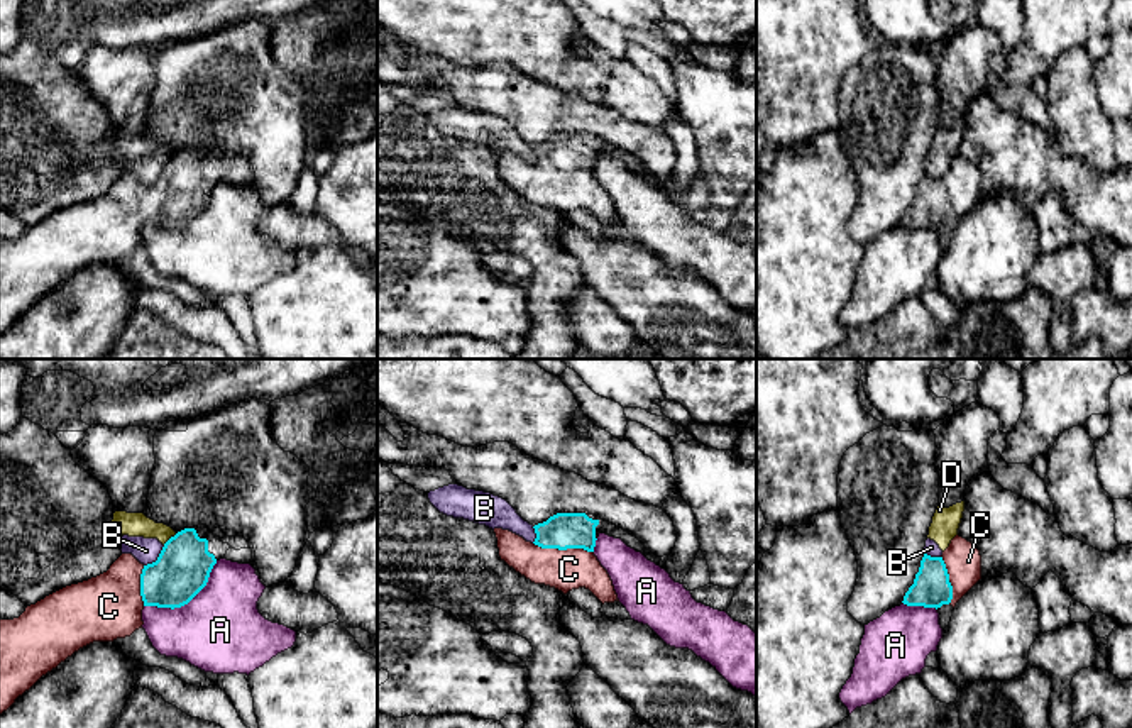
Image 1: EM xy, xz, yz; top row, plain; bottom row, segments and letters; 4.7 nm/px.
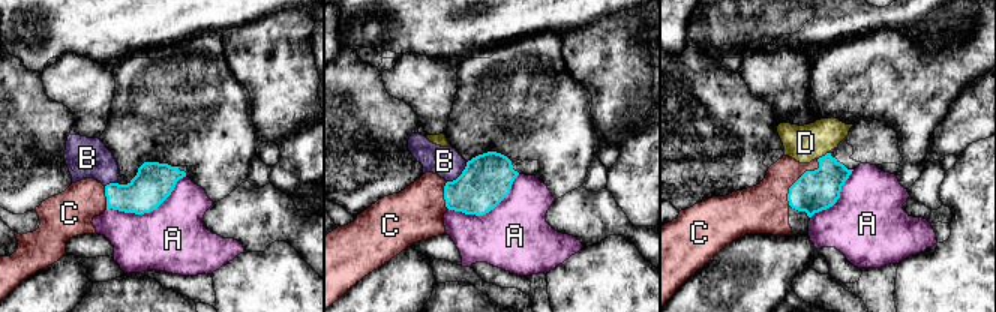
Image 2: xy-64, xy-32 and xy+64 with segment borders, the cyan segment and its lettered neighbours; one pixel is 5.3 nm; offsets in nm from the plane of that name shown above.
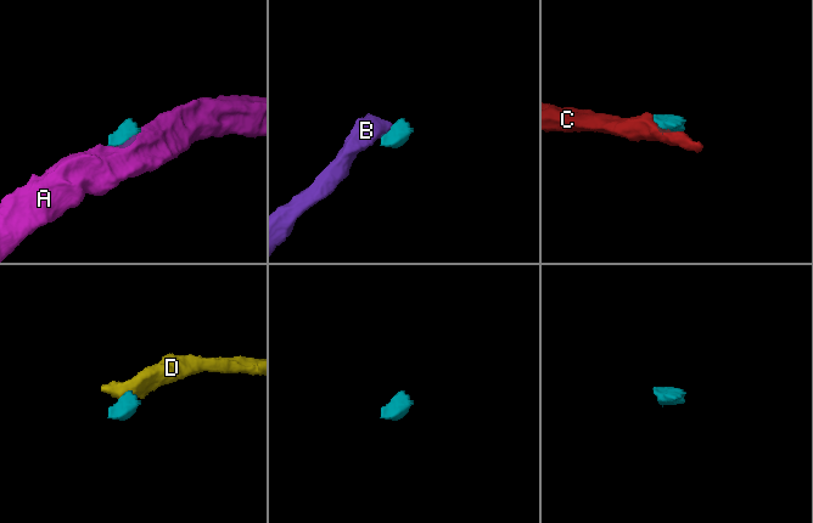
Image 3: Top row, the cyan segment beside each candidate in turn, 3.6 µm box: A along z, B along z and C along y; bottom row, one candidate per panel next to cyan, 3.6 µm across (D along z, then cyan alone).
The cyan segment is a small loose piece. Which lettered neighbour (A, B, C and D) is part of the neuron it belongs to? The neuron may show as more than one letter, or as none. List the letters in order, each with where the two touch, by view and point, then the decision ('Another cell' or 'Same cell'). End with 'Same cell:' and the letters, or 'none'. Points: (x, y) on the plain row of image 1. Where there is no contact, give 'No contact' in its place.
A: Touches cyan at xy (186, 224). Another cell
B: Touches cyan at xy (158, 180). Another cell
C: Touches cyan at xz (564, 170). Same cell
D: Touches cyan at xy (171, 158). Another cell
Same cell: C

